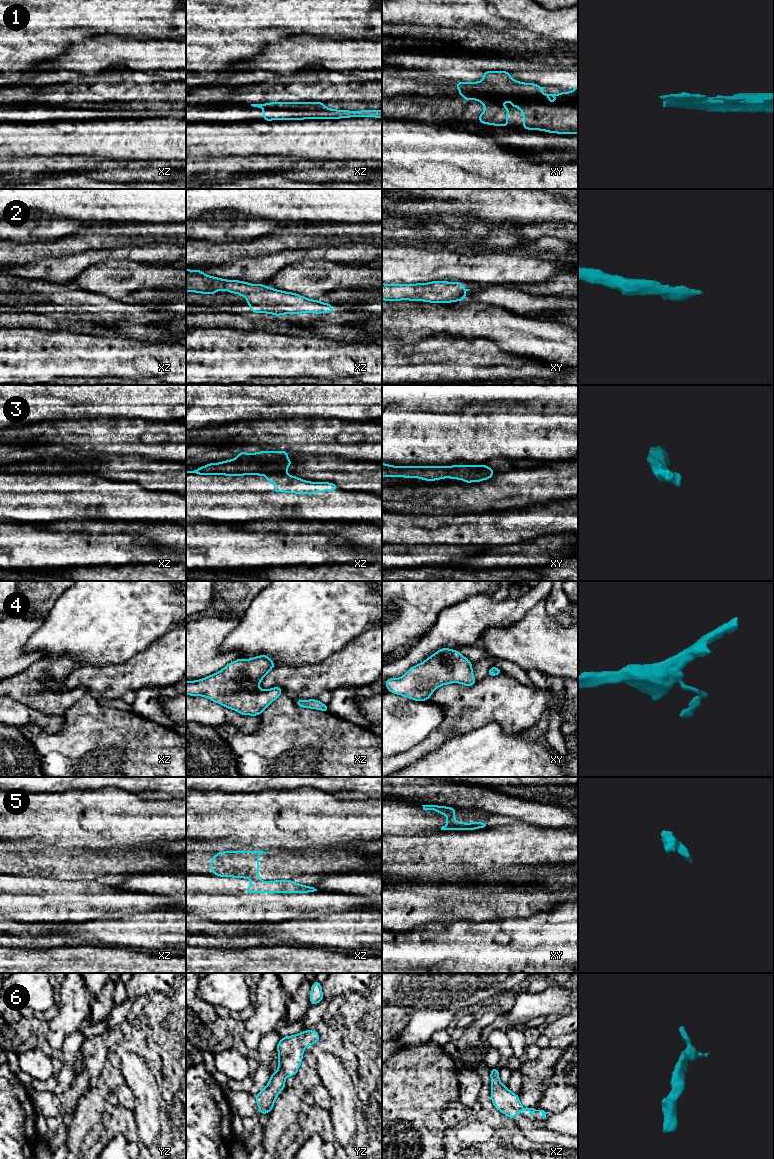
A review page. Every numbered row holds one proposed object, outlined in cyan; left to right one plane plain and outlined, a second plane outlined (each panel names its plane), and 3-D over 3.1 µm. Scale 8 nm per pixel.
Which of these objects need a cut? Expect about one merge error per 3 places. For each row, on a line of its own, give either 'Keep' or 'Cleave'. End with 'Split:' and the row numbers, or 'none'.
1: Cleave
2: Keep
3: Cleave
4: Keep
5: Cleave
6: Keep
Split: 1, 3, 5

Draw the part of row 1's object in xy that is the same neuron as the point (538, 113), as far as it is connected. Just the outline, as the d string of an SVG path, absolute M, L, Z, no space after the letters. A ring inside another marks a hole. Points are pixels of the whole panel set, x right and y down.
M578 84L576 89L570 92L560 92L558 94L544 94L542 92L522 93L515 91L499 92L496 90L489 90L488 88L474 88L466 87L459 88L459 95L465 98L468 102L470 100L477 100L485 106L485 111L479 114L479 122L482 124L490 124L495 126L509 126L508 113L510 109L505 108L503 103L511 101L511 107L518 107L523 113L522 127L527 130L541 130L549 133L559 134L578 134ZM552 96L557 100L563 98L565 102L549 102L547 98Z

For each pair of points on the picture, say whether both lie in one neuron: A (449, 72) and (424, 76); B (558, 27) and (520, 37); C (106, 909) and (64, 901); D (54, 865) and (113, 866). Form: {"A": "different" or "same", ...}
{"A": "different", "B": "different", "C": "same", "D": "same"}

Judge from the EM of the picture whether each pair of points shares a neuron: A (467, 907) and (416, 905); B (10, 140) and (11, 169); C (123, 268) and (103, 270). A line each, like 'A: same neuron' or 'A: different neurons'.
A: same neuron
B: different neurons
C: same neuron

